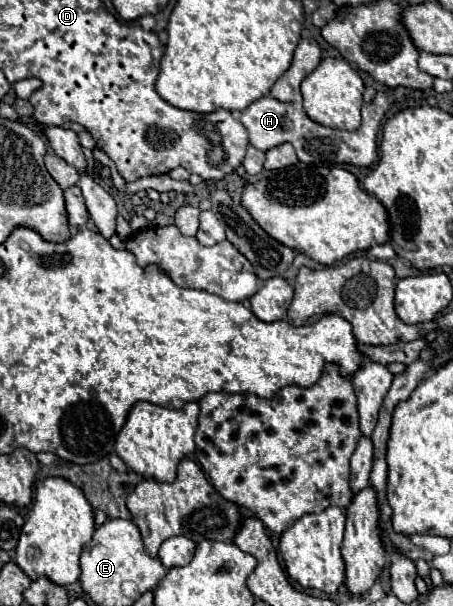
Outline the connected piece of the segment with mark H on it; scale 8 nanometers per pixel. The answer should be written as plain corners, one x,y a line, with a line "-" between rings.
395,87
389,91
377,91
371,103
365,103
361,109
363,123
355,131
339,131
325,125
319,125
307,117
303,109
297,109
293,103
281,103
273,97
261,97
253,101
241,115
239,121
249,131
249,143
259,151
269,151
281,143
291,143
297,151
299,161
303,163
325,163
325,165
357,165
371,167
377,161
377,131
391,103
401,103
405,99
423,99
425,93
409,87

